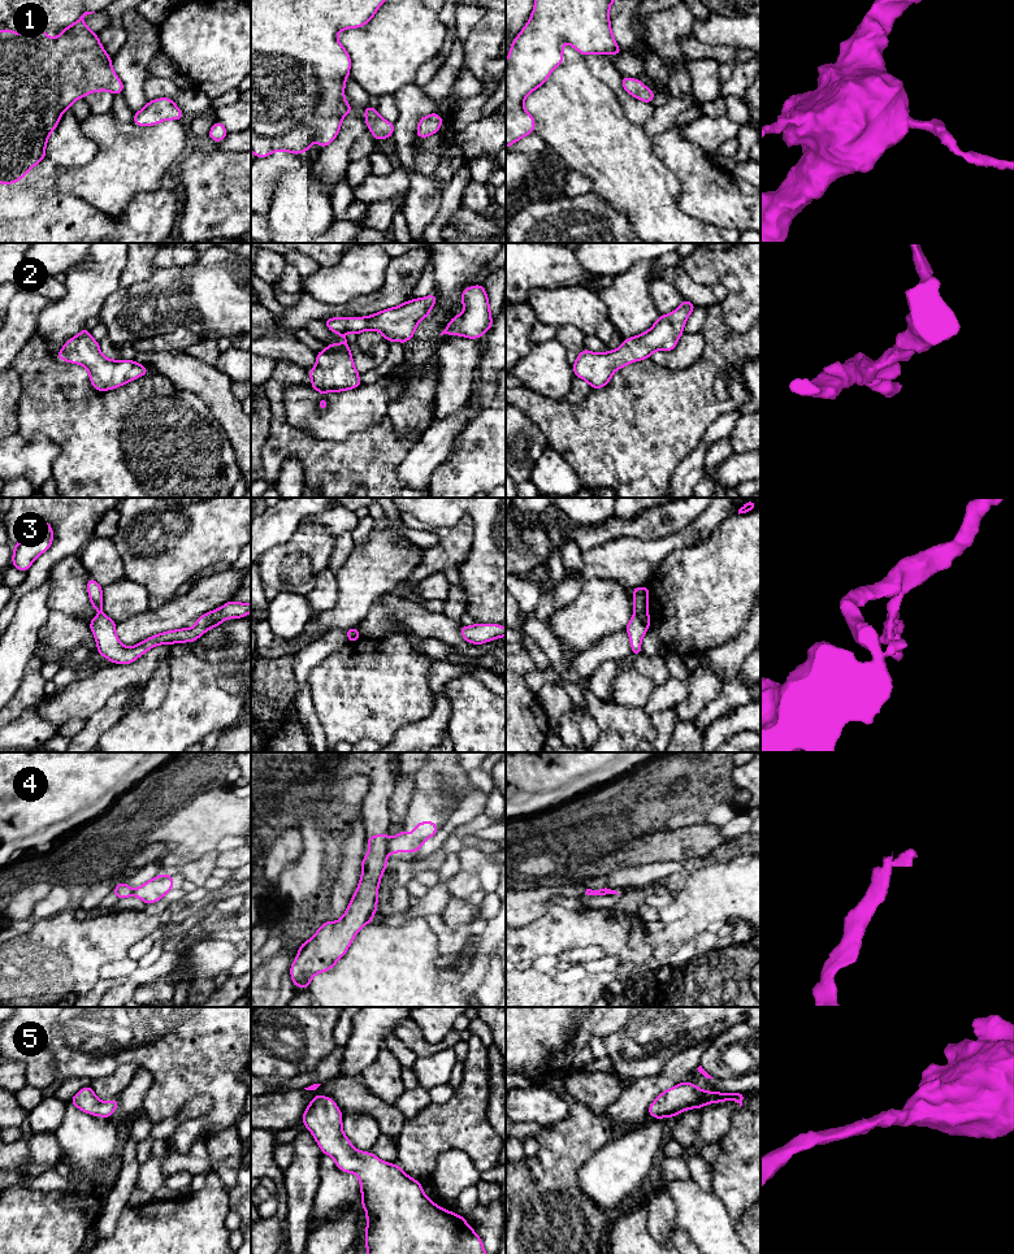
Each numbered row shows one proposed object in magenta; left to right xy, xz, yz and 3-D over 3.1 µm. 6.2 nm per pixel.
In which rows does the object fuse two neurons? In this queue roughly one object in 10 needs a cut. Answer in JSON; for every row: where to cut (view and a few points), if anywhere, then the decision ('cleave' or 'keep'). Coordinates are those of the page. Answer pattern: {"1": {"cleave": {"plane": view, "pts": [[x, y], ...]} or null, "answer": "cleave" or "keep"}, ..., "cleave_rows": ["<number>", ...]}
{"1": {"cleave": null, "answer": "keep"}, "2": {"cleave": null, "answer": "keep"}, "3": {"cleave": {"plane": "yz", "pts": [[636, 612], [648, 619]]}, "answer": "cleave"}, "4": {"cleave": {"plane": "xz", "pts": [[389, 838], [386, 851]]}, "answer": "cleave"}, "5": {"cleave": null, "answer": "keep"}, "cleave_rows": ["3", "4"]}

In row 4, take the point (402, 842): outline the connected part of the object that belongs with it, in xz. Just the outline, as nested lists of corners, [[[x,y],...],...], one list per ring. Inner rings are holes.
[[[430,820],[419,823],[412,829],[412,834],[406,834],[402,828],[398,836],[389,838],[387,852],[417,852],[422,843],[438,832],[436,823]]]

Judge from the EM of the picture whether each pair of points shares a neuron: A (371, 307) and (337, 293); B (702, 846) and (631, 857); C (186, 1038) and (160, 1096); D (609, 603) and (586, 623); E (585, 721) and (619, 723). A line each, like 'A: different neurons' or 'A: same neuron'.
A: different neurons
B: same neuron
C: same neuron
D: same neuron
E: different neurons

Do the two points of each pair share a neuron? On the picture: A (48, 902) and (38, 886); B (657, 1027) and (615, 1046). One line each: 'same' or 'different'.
A: different
B: same

